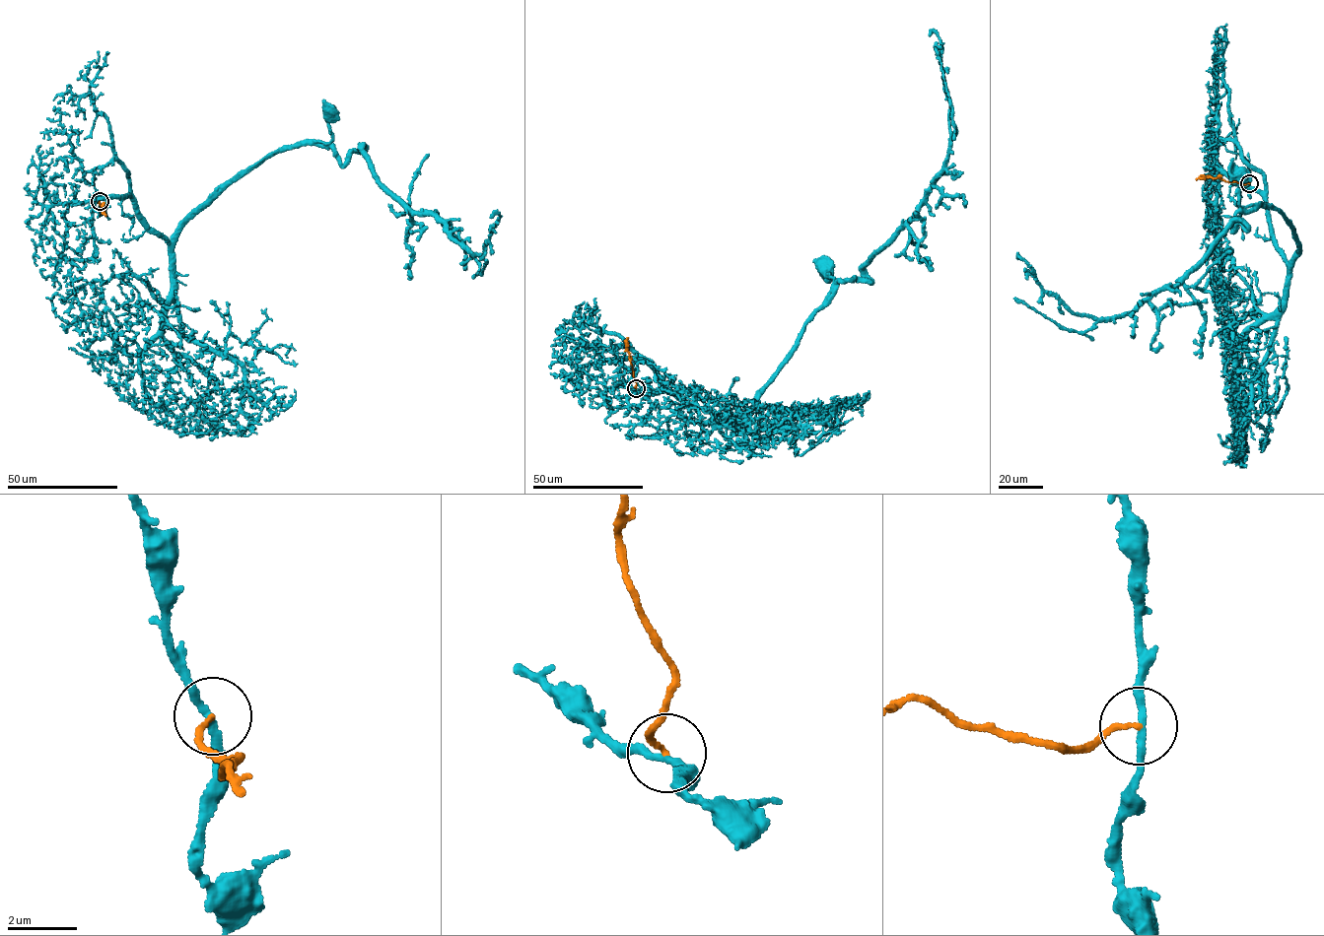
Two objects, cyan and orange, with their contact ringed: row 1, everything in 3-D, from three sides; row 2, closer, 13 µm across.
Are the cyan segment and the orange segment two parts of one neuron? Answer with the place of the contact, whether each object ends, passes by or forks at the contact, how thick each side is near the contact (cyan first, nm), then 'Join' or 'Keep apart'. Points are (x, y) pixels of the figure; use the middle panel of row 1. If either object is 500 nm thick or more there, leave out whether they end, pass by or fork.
Place: (636, 388). At the ring cyan passes by. At the ring orange ends. Thickness 200 nm (cyan) against 150 nm. Keep apart

